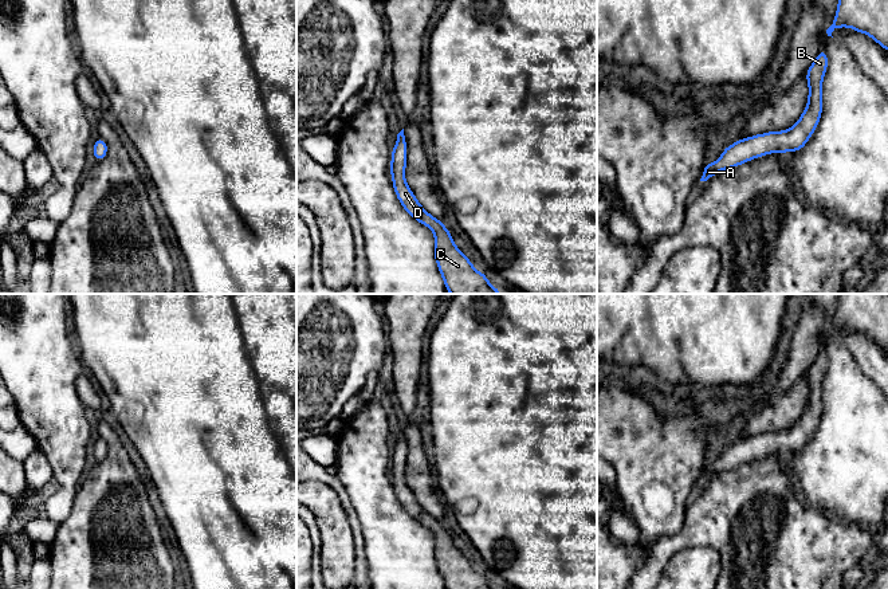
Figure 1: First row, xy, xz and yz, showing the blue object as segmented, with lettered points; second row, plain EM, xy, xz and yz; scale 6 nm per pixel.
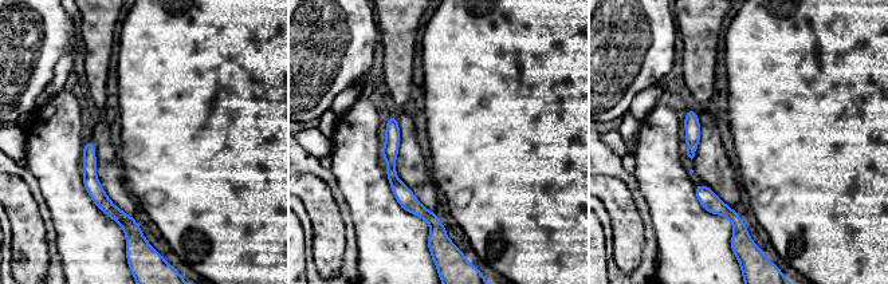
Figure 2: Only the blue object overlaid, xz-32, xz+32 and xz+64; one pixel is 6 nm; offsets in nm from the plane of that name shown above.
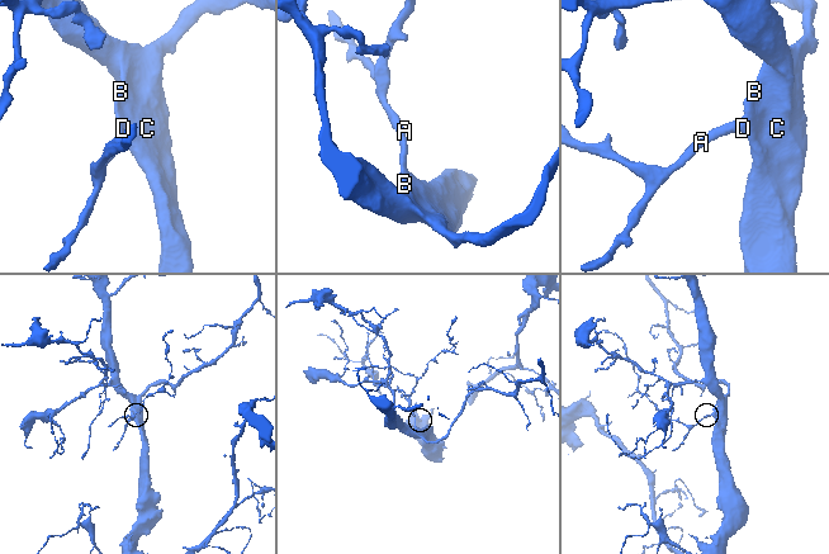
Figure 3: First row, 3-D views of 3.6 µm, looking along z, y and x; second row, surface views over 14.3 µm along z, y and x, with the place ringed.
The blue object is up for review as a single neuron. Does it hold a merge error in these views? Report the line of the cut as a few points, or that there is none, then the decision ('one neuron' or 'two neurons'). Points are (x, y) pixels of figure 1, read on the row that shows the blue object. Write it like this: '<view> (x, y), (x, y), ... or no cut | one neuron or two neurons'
no cut | one neuron

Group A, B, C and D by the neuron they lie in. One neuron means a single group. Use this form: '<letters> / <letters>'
A B C D

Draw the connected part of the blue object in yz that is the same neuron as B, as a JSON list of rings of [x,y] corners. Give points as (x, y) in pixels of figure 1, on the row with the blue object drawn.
[[[821,48],[817,59],[806,72],[809,85],[808,106],[798,122],[785,131],[769,131],[750,138],[742,138],[727,146],[719,156],[718,162],[708,162],[704,166],[700,181],[707,181],[720,169],[727,170],[743,162],[751,161],[769,153],[798,152],[814,133],[822,113],[822,79],[828,68],[825,48]]]

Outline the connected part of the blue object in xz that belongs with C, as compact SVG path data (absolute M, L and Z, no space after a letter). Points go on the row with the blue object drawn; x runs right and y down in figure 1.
M404 129L397 134L396 146L392 150L390 174L396 196L409 216L431 228L435 233L435 259L444 279L447 292L451 294L502 294L488 283L484 272L472 267L455 246L449 231L441 220L431 216L419 203L405 182L406 140Z

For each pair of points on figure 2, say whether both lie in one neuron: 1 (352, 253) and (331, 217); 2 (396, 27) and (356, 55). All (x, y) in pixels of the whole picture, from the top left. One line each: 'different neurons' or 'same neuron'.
1: different neurons
2: different neurons

